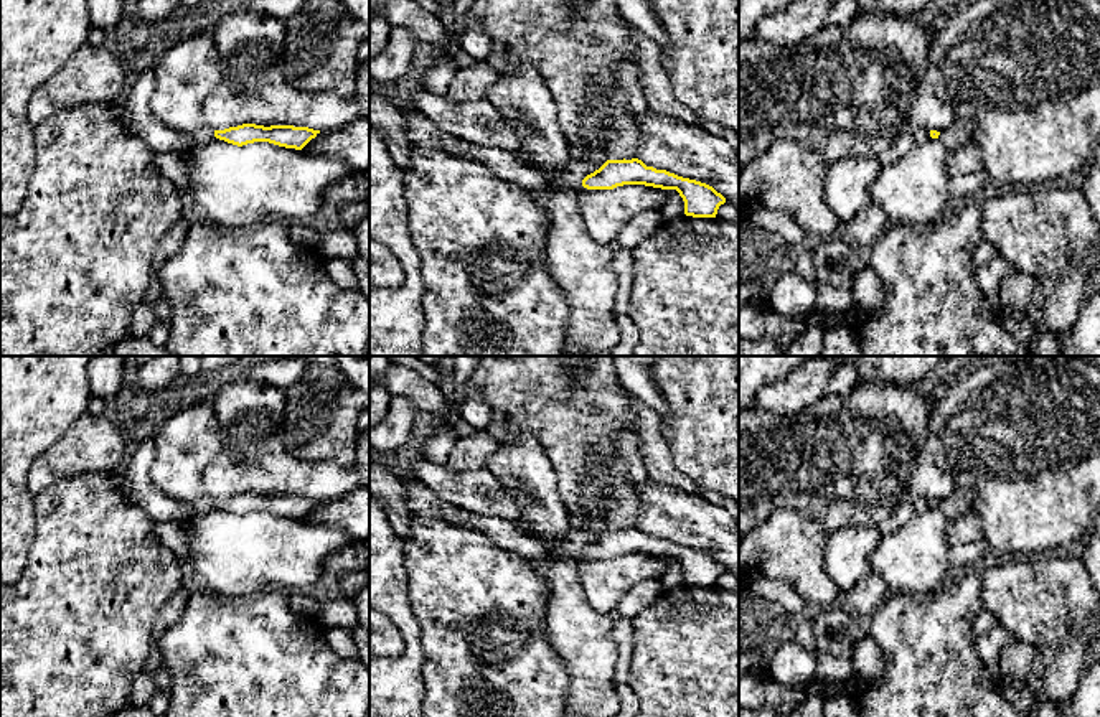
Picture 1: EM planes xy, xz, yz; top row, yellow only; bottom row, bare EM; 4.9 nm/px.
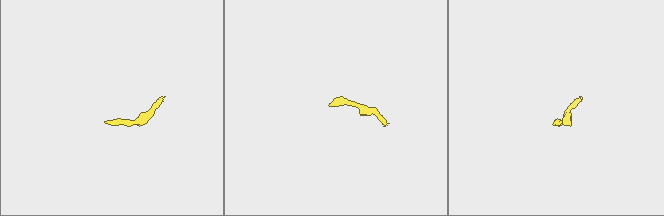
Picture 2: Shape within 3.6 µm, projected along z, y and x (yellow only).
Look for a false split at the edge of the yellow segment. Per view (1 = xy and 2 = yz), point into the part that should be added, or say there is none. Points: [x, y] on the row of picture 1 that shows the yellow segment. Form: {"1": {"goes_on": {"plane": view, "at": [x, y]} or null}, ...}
{"1": {"goes_on": {"plane": "xy", "at": [205, 135]}}, "2": {"goes_on": {"plane": "yz", "at": [921, 135]}}}

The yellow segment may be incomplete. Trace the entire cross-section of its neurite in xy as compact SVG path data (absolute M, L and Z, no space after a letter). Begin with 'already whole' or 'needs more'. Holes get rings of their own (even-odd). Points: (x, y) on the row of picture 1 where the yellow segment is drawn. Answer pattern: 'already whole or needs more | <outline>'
needs more | M242 124L224 130L213 130L209 127L204 127L191 134L191 145L204 147L214 138L219 138L237 147L254 142L269 142L279 147L302 150L318 134L320 130L294 125L264 127L256 124Z

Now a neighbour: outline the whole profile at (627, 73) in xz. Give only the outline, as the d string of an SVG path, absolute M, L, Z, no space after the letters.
M622 63L617 66L617 77L633 115L648 110L645 91L640 84L637 68L630 63Z

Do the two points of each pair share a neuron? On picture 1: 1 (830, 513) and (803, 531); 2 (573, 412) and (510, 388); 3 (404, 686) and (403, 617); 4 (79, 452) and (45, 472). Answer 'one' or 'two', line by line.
1: two
2: one
3: one
4: one

